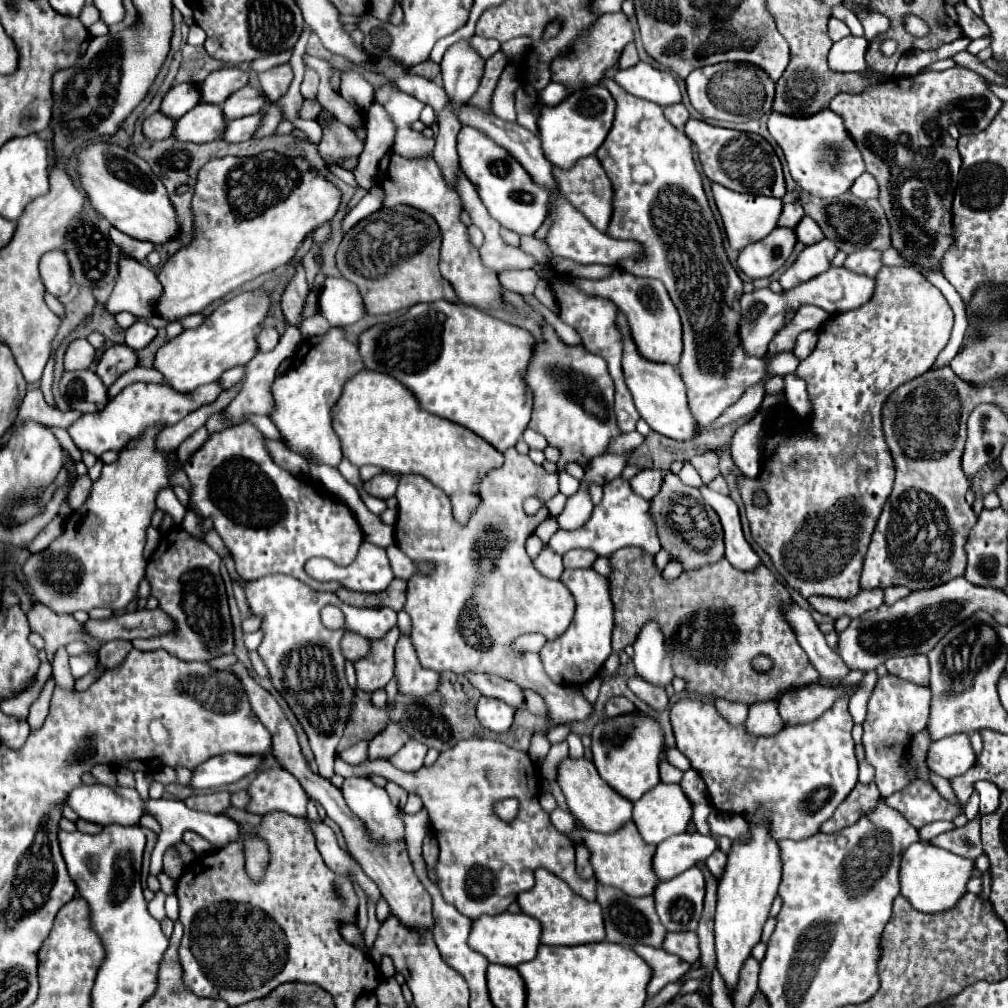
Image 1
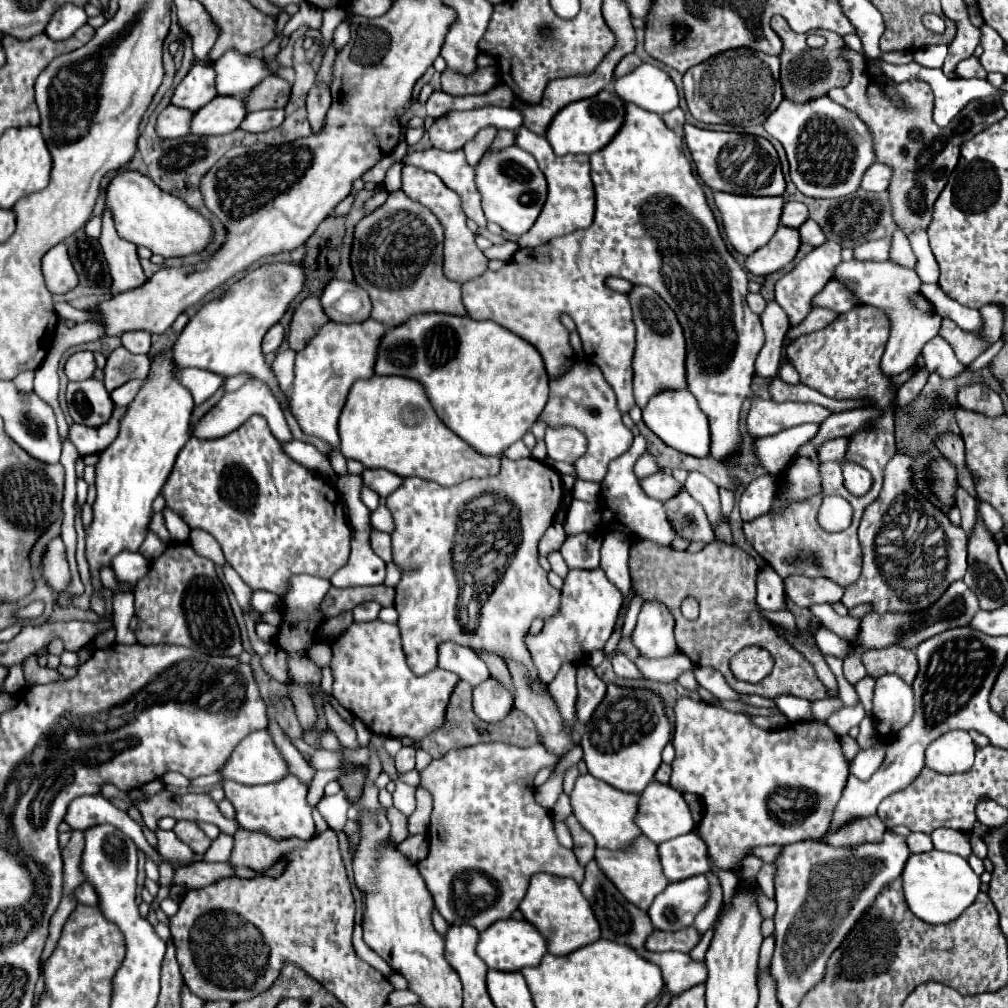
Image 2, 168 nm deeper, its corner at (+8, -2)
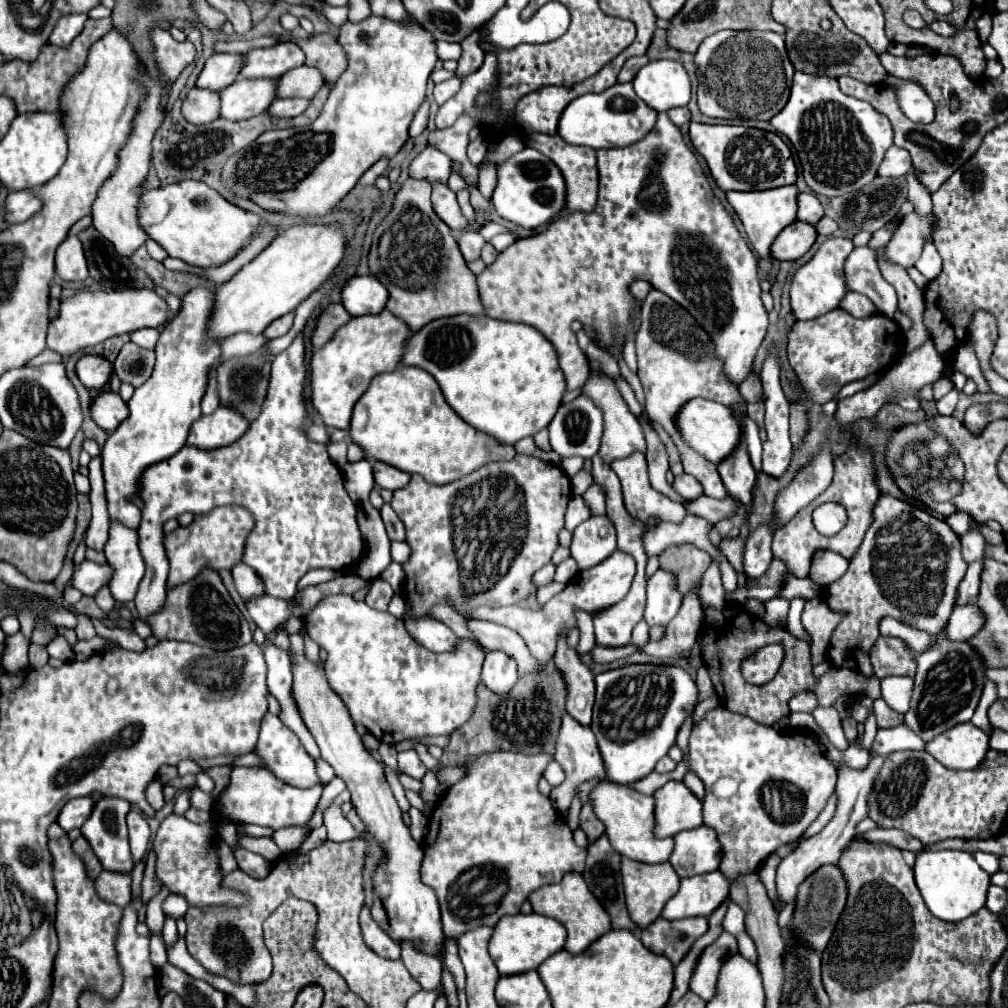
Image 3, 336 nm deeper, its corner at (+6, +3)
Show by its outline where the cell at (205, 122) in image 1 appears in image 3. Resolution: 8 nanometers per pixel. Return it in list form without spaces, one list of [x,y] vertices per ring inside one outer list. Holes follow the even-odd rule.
[[[237,79],[219,95],[219,117],[241,121],[267,111],[275,99],[275,83],[275,79]]]

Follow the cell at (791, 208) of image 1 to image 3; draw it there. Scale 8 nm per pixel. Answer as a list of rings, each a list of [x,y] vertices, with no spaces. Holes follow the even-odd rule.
[[[799,193],[797,205],[799,205],[799,209],[797,209],[797,219],[799,221],[815,225],[823,217],[823,207],[813,193]]]

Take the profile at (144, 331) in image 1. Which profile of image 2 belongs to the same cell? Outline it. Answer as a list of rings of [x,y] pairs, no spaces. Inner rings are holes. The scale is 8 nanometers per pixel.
[[[125,332],[121,336],[123,346],[133,354],[147,354],[151,346],[151,334],[149,332]]]

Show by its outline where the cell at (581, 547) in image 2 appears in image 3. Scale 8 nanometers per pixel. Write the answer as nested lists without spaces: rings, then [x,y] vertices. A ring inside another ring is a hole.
[[[607,515],[589,517],[573,531],[573,541],[569,549],[579,569],[599,565],[617,549],[613,523],[607,519]]]

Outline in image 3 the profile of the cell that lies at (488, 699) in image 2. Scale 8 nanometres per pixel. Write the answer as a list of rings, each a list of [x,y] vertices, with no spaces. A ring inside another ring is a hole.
[[[487,651],[481,671],[481,683],[497,695],[507,695],[517,683],[515,661],[507,659],[503,651]]]

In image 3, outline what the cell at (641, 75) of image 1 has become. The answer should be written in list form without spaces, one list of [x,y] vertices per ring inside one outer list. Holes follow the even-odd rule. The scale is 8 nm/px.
[[[661,59],[649,61],[639,69],[631,81],[639,99],[643,99],[655,111],[669,111],[683,107],[691,97],[691,81],[683,65],[677,61]]]

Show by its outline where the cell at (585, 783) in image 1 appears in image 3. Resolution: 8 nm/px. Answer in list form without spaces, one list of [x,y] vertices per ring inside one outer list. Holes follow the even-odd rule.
[[[601,779],[591,789],[589,803],[597,819],[605,825],[605,835],[617,853],[643,863],[663,863],[669,859],[673,851],[673,839],[657,839],[653,835],[653,797],[639,793],[633,787]]]

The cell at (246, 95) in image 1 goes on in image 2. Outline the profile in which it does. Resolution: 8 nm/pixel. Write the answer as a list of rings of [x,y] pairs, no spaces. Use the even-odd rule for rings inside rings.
[[[269,76],[245,96],[245,106],[249,112],[265,108],[285,108],[289,96],[291,84],[279,76]]]

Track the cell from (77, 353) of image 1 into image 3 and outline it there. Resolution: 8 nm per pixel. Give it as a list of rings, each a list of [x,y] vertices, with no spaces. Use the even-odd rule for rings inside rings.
[[[83,355],[75,365],[79,381],[87,389],[101,389],[113,371],[113,365],[107,359],[101,359],[99,355]]]

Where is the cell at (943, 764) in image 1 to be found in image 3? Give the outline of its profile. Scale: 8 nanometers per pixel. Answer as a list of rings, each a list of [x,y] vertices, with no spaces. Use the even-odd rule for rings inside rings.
[[[973,723],[955,725],[925,745],[925,751],[931,753],[941,765],[947,765],[947,769],[973,769],[983,761],[987,749],[989,735]]]

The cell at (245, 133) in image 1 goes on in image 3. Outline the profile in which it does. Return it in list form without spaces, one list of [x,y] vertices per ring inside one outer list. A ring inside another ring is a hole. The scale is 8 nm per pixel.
[[[275,99],[271,107],[267,109],[267,113],[271,117],[291,119],[291,117],[301,115],[307,109],[307,105],[309,105],[309,99]]]

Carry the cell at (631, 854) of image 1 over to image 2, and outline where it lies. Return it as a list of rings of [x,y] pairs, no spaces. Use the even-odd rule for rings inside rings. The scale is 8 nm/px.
[[[641,836],[633,848],[629,852],[621,852],[621,850],[605,850],[605,848],[597,848],[595,850],[595,860],[599,864],[599,868],[605,872],[605,876],[609,880],[613,880],[613,884],[617,886],[617,890],[637,908],[641,908],[643,912],[649,910],[651,902],[655,900],[657,894],[661,894],[667,886],[669,880],[663,874],[661,862],[659,862],[659,852],[657,852],[657,844],[653,844],[649,838]]]

